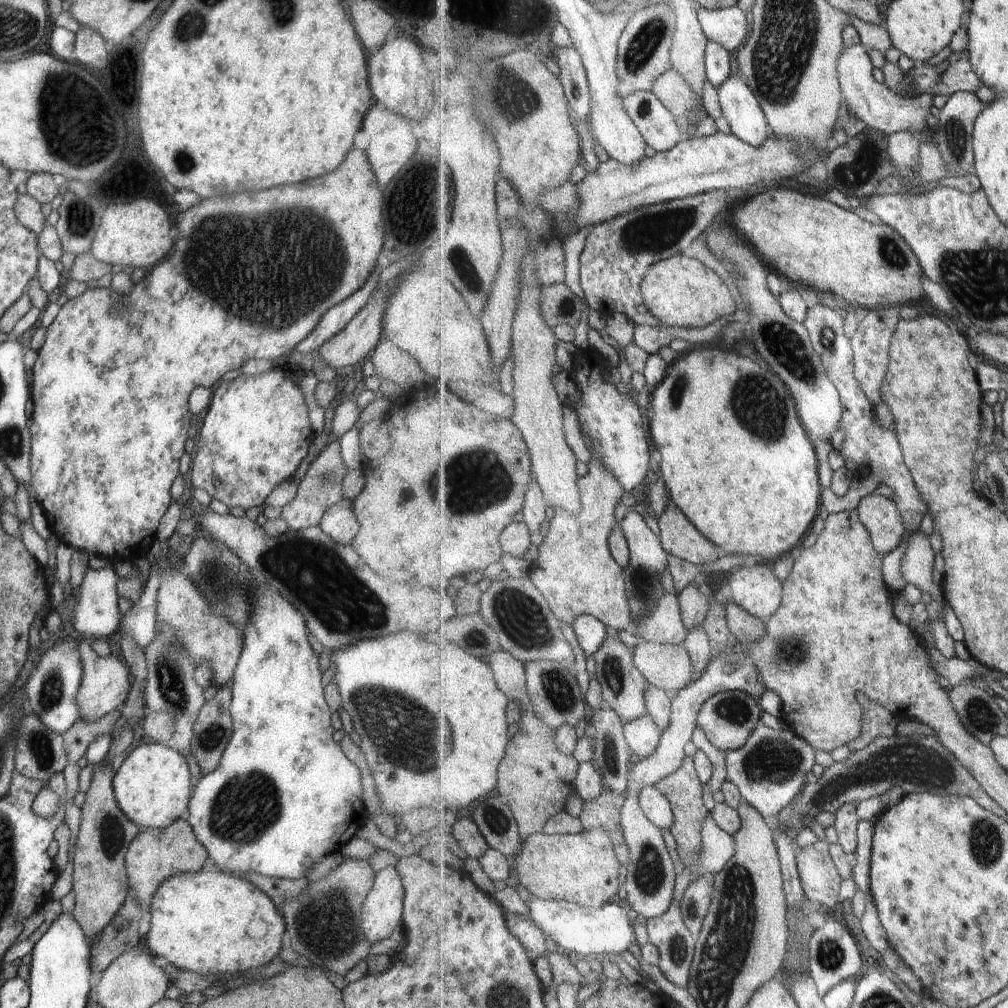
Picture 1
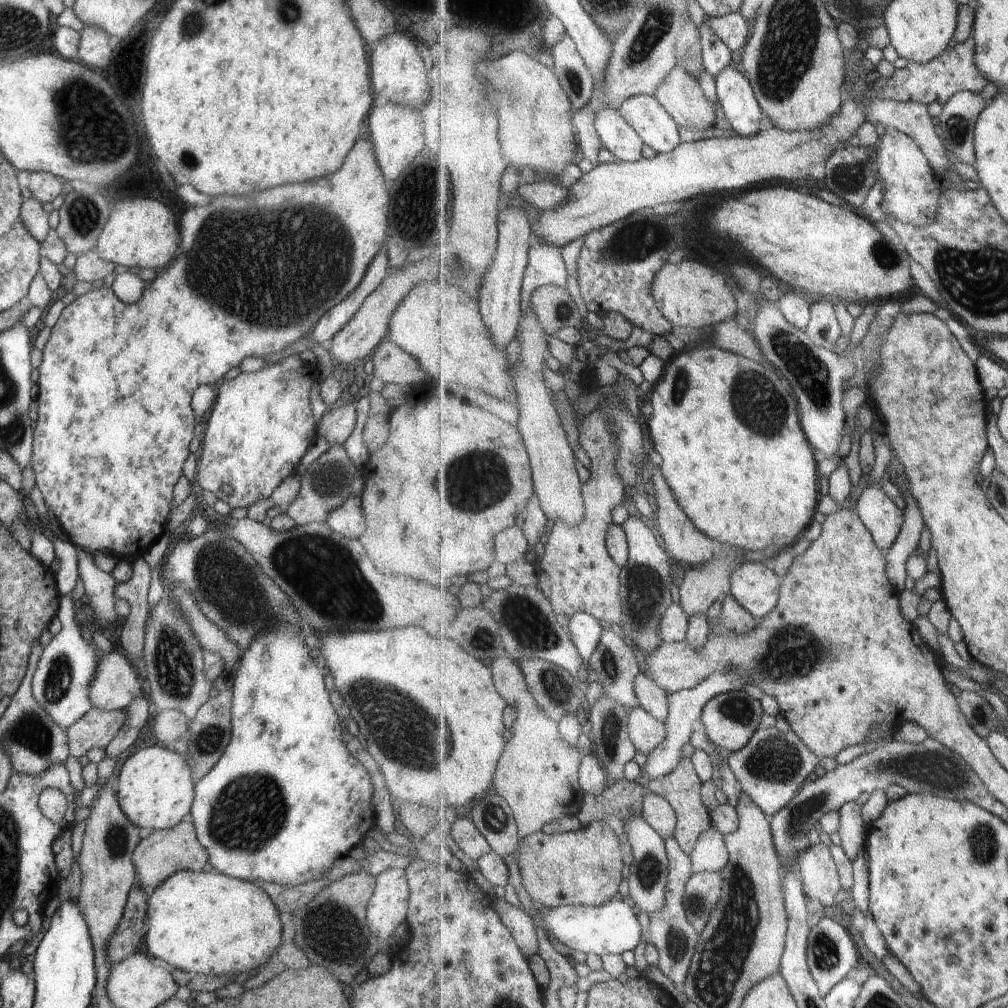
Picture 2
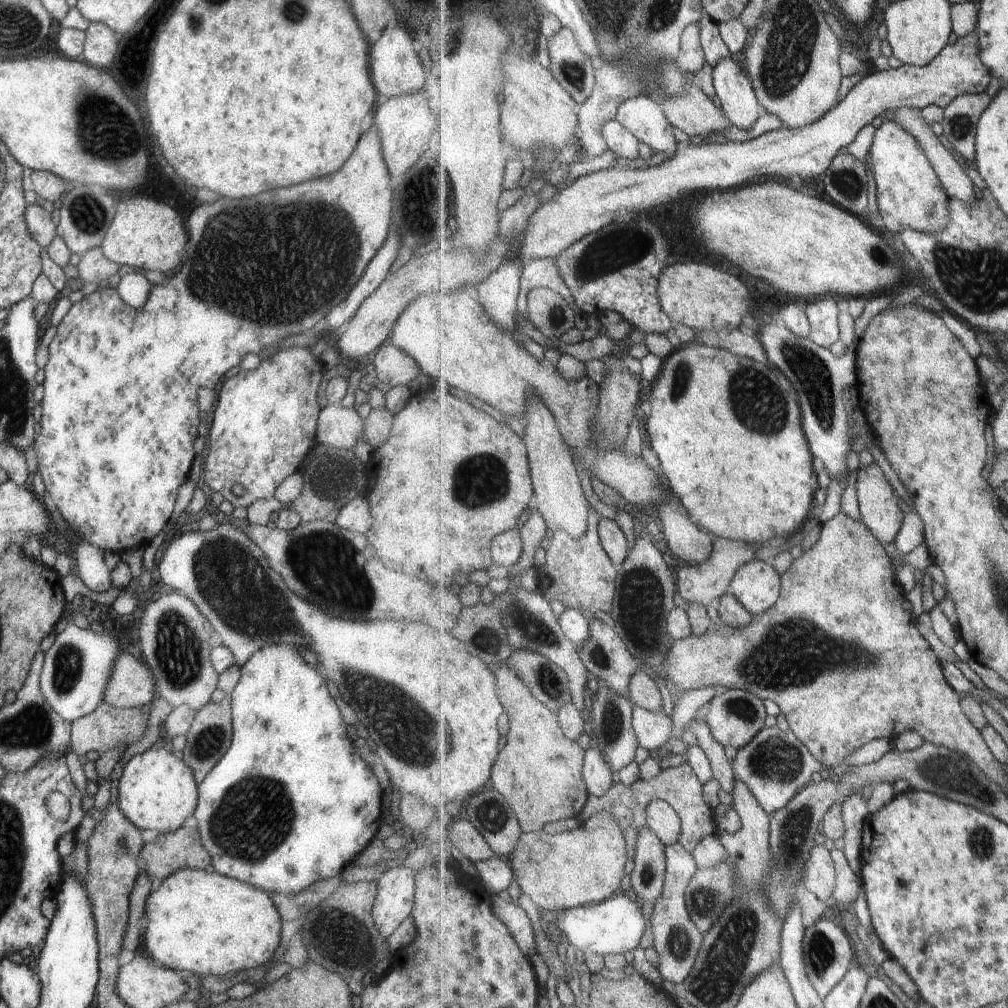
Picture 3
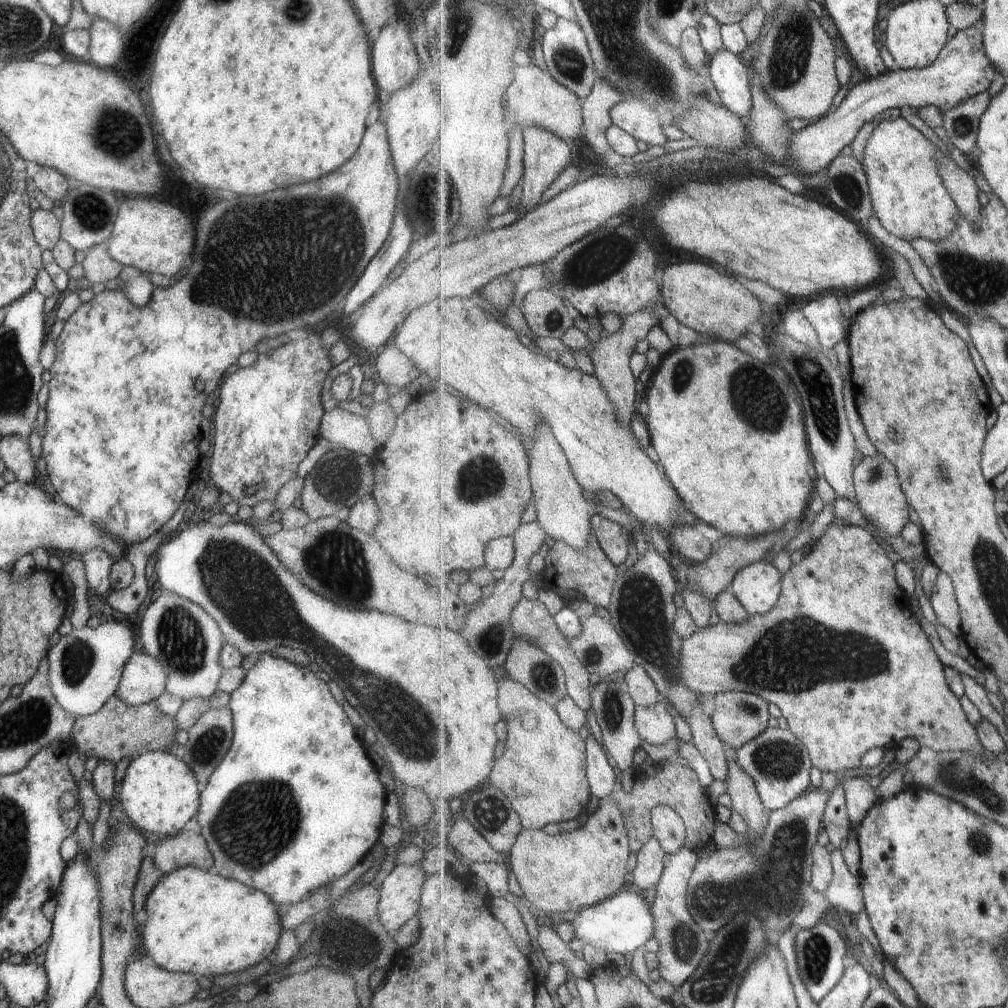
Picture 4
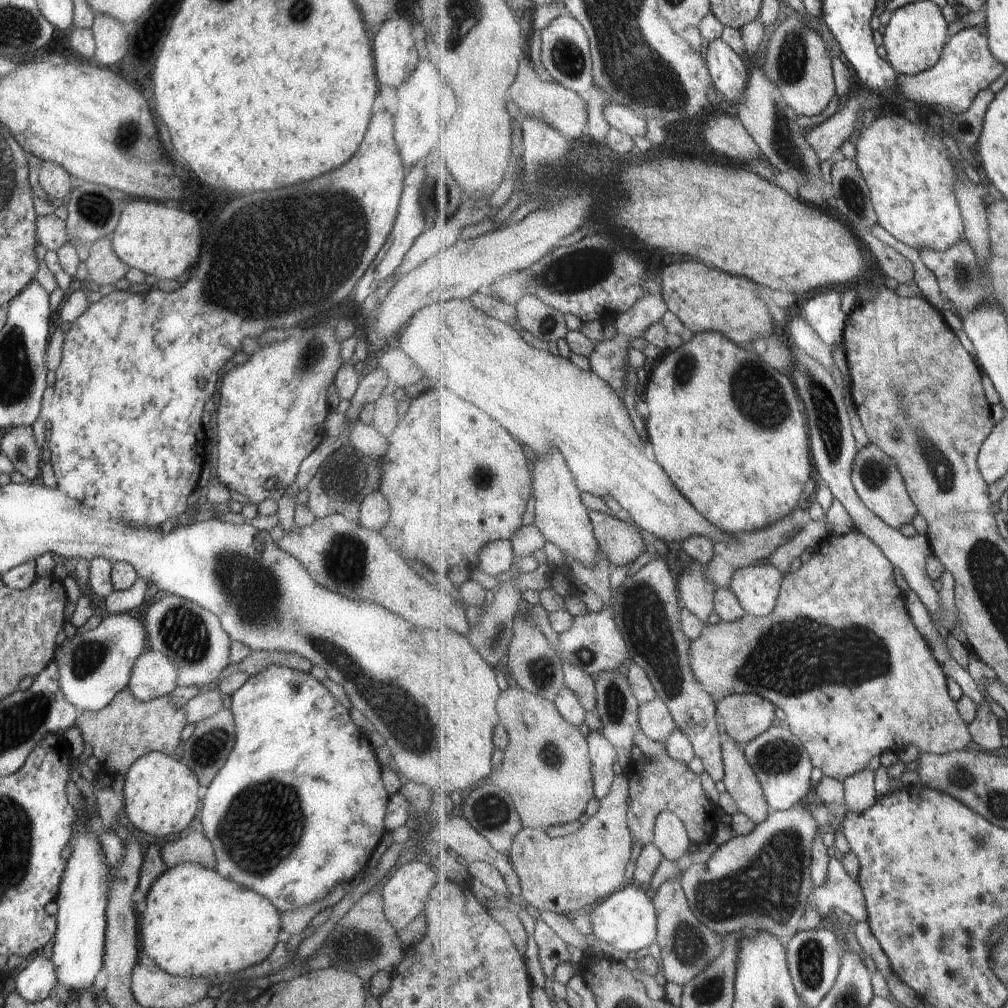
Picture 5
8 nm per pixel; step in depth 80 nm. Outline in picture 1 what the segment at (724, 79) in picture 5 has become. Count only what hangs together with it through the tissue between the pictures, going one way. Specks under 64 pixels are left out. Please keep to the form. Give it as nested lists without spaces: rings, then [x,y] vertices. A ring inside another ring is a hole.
[[[730,76],[717,90],[720,108],[735,136],[747,144],[764,145],[771,126],[754,90],[742,76]]]

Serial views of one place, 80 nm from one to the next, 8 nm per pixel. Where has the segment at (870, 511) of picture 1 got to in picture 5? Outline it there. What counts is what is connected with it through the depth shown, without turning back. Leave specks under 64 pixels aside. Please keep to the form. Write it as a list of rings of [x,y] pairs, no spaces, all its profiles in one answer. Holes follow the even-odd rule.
[[[869,442],[859,449],[852,466],[852,481],[867,508],[870,508],[871,512],[874,512],[891,528],[900,530],[903,525],[911,525],[915,516],[920,514],[918,506],[914,503],[908,491],[898,460],[889,456],[875,443]]]

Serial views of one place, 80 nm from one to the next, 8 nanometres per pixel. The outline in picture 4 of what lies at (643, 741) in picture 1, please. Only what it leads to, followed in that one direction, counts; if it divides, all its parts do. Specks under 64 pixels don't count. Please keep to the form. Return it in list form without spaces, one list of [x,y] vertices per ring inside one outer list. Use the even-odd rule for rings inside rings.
[[[664,702],[652,707],[636,707],[636,727],[643,739],[654,745],[662,745],[675,739],[675,720]]]

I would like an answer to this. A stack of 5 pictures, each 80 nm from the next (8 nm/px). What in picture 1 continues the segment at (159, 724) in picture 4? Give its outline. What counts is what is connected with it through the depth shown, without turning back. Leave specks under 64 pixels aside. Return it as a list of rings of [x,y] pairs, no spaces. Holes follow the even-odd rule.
[[[120,708],[113,709],[92,721],[75,720],[65,732],[61,733],[66,760],[75,763],[84,755],[87,746],[92,740],[95,740],[95,737],[103,733],[111,733],[120,711]]]

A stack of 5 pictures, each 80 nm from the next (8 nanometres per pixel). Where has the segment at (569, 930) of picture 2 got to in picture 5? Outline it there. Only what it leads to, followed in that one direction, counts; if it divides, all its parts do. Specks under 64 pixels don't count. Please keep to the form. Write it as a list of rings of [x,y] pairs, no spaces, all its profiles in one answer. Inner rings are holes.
[[[637,883],[615,891],[605,900],[588,909],[592,926],[592,936],[605,941],[618,950],[639,952],[647,949],[658,939],[658,912],[653,899],[645,894],[646,887]]]

